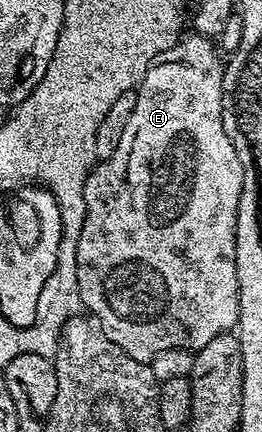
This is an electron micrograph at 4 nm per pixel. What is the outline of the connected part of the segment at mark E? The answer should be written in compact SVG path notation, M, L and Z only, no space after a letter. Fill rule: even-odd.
M193 32L179 37L178 43L156 56L142 78L136 90L136 108L132 108L132 116L124 127L124 136L120 136L120 144L116 144L116 152L112 156L101 159L91 170L84 184L84 224L80 228L80 236L76 244L76 284L82 297L83 307L102 325L104 336L116 344L132 360L151 362L160 352L168 352L168 348L193 350L197 352L204 344L216 340L216 336L231 333L238 325L238 277L236 276L236 220L240 192L244 184L244 168L240 164L240 156L236 156L236 148L232 148L232 140L228 140L228 132L224 132L222 119L222 72L224 58L219 47L209 38Z

